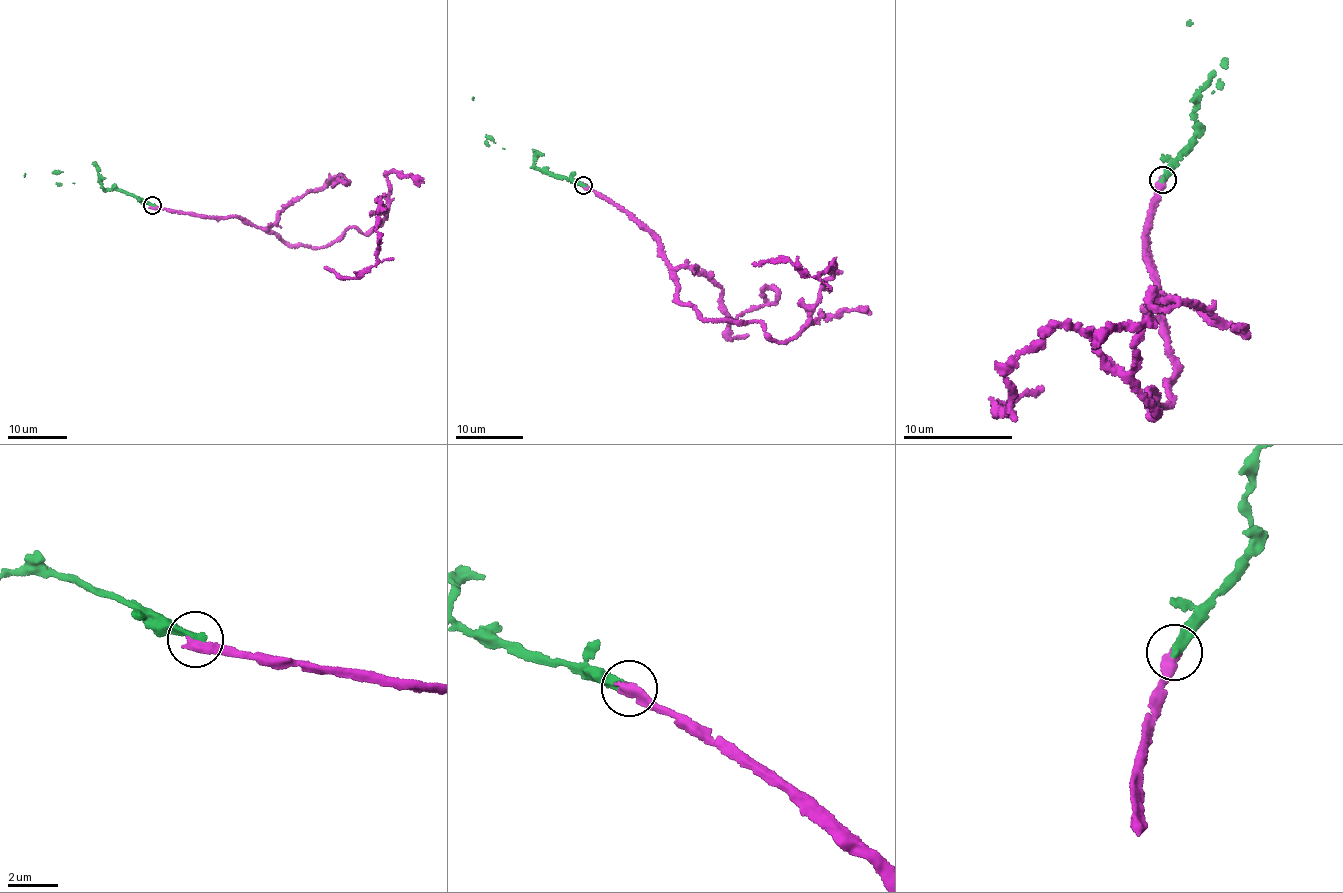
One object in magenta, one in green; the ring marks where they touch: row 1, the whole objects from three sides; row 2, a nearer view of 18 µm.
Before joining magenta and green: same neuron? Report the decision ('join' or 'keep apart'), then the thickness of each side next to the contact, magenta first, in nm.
keep apart; calibres 480 and 320 nm

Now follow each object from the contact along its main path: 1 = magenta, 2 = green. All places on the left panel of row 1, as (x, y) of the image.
1: (152, 205), (237, 216), (316, 249), (353, 227), (367, 232), (380, 203), (378, 263), (352, 279), (324, 266)
2: (152, 205), (125, 193), (107, 191), (101, 185), (92, 164), (24, 176)

